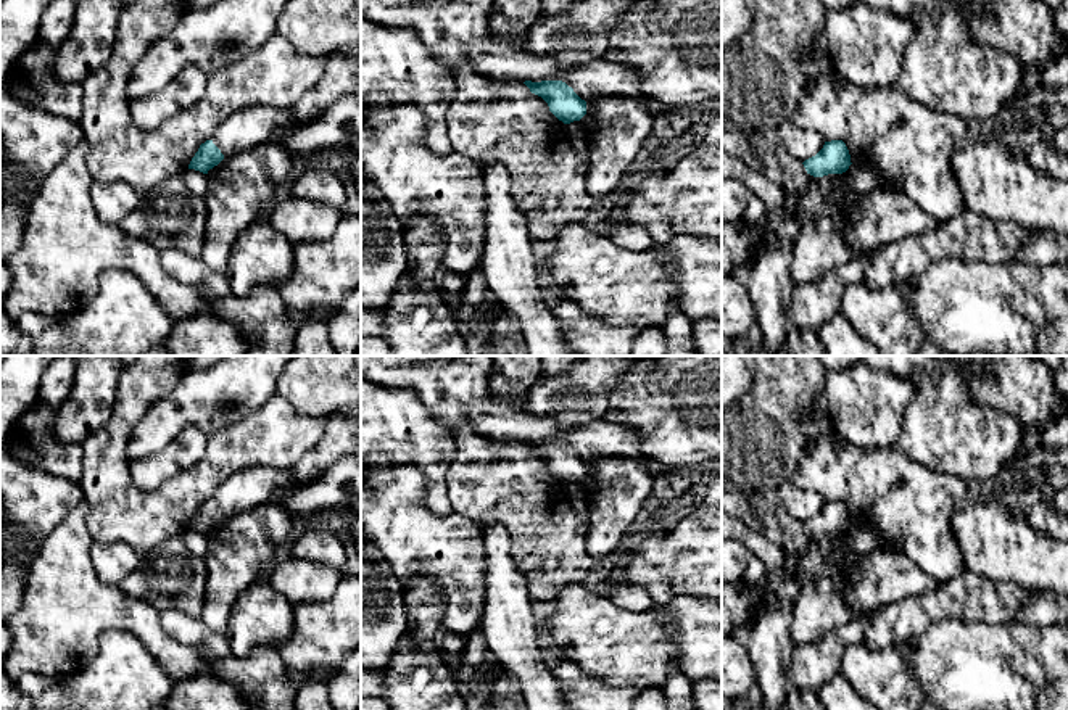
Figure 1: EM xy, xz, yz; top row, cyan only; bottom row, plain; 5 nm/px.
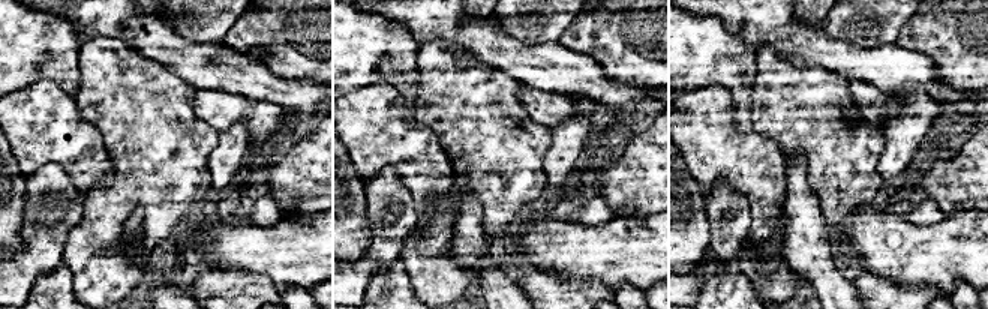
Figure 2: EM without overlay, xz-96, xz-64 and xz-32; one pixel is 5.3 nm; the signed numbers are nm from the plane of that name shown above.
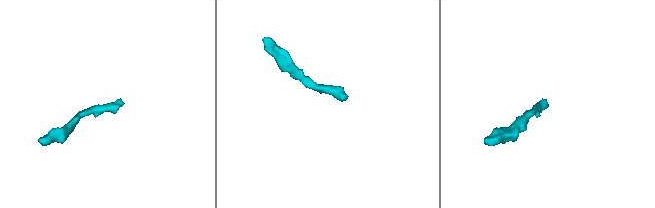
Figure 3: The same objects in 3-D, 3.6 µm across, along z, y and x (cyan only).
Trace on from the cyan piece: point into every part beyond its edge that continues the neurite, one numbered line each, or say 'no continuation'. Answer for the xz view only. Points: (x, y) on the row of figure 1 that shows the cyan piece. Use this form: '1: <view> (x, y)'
1: xz (580, 131)

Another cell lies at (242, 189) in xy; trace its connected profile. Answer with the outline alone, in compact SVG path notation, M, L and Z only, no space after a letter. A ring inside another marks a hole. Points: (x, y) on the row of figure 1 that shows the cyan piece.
M277 143L224 158L208 171L205 245L201 259L219 274L226 272L237 237L266 217L296 163Z

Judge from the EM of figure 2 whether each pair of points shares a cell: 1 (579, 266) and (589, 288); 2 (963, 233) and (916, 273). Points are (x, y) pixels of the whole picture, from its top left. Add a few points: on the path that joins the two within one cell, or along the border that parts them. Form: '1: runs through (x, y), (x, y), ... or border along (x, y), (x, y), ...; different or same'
1: border along (550, 272), (559, 276), (600, 279), (613, 291); different
2: runs through (951, 239), (928, 261); same

